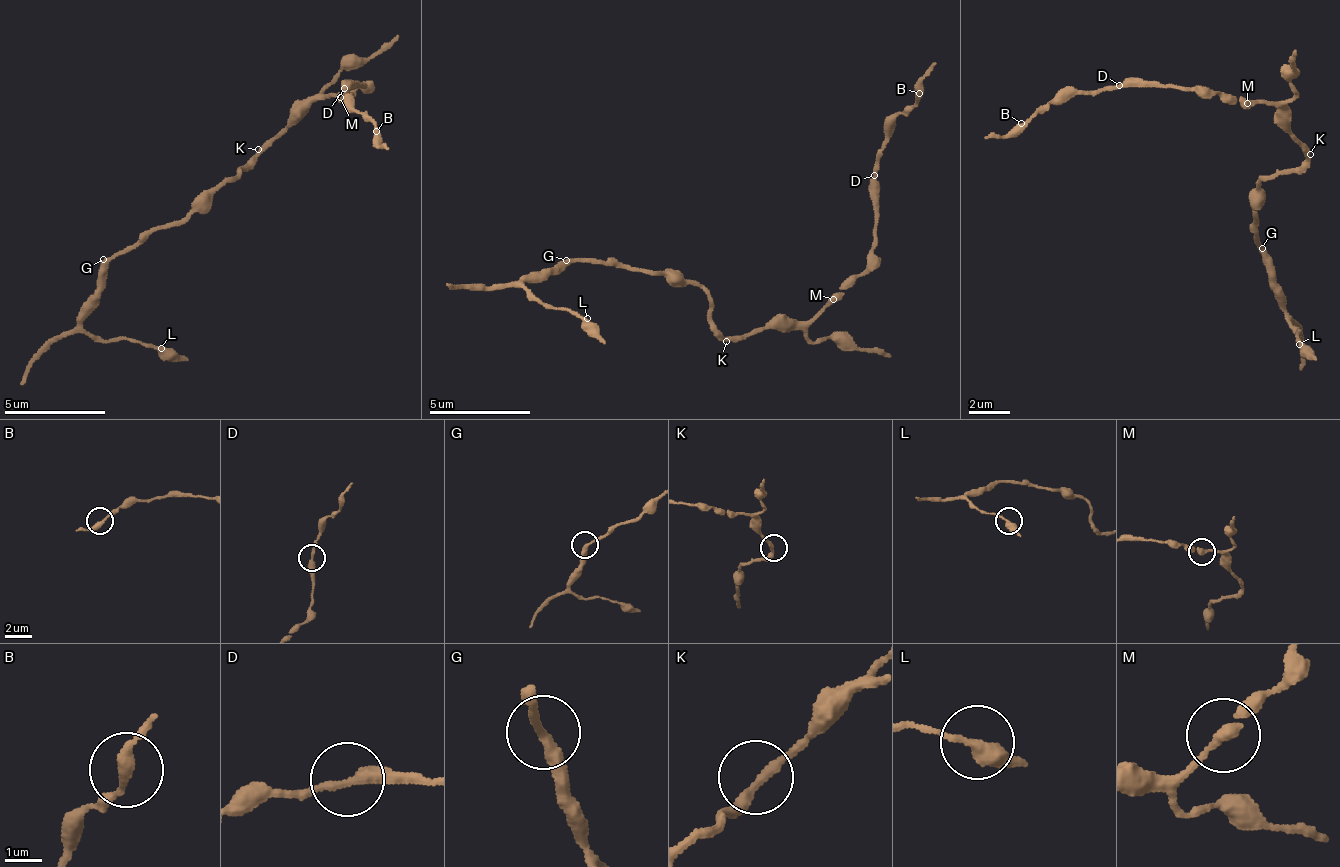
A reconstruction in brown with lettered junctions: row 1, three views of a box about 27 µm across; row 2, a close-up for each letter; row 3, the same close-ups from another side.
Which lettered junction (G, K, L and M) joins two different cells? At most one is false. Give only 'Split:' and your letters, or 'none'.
Split: none

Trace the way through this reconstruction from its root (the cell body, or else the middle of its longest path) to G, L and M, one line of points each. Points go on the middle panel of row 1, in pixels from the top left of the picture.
G: (731, 336), (713, 326), (710, 297), (699, 287), (675, 287), (657, 273), (639, 269), (566, 260)
L: (731, 336), (713, 326), (710, 297), (699, 287), (675, 287), (639, 269), (576, 260), (523, 285), (587, 318)
M: (731, 336), (755, 335), (761, 329), (792, 328), (798, 323), (808, 323), (834, 298)

